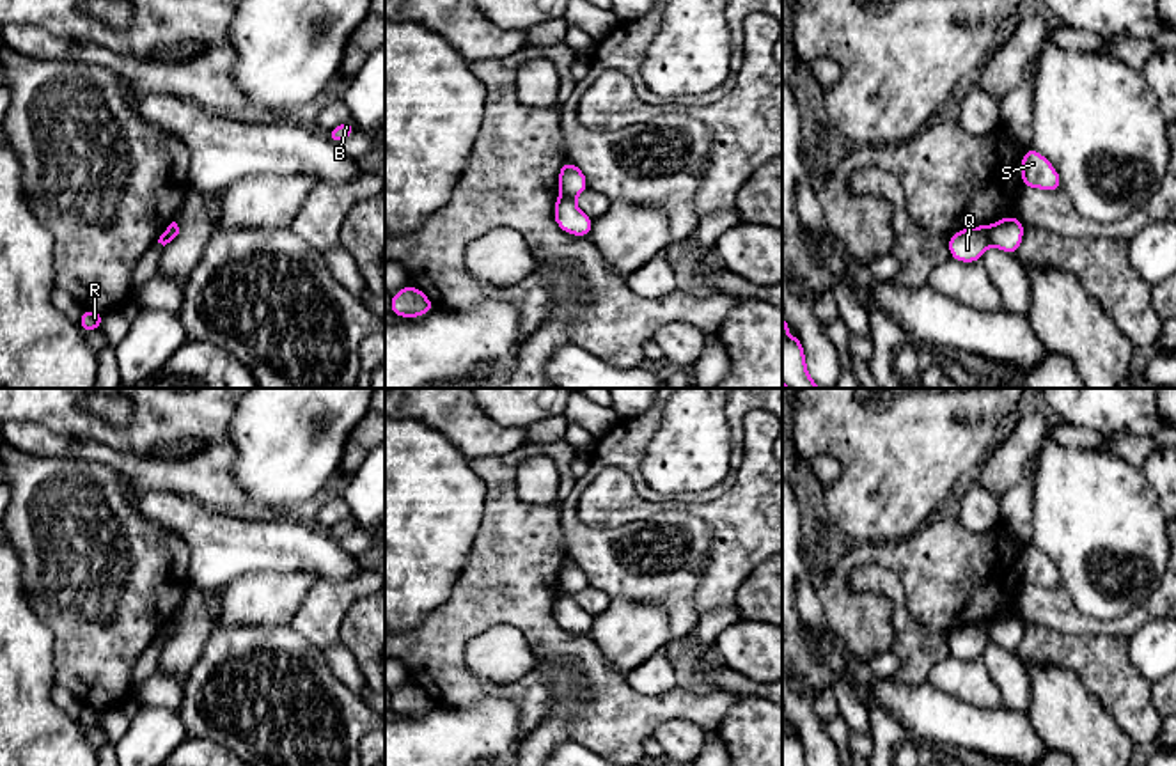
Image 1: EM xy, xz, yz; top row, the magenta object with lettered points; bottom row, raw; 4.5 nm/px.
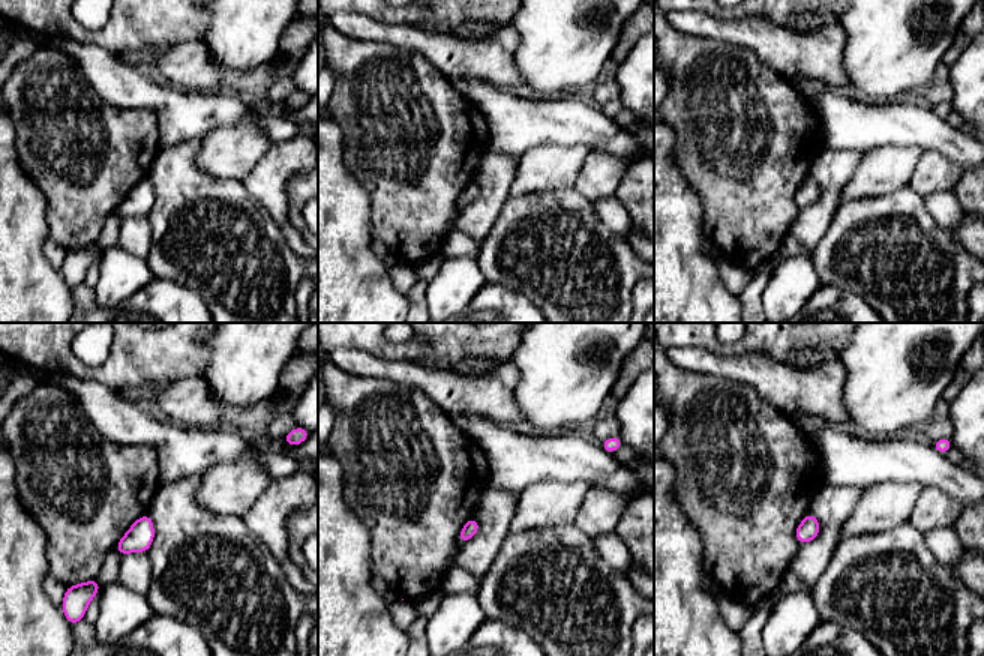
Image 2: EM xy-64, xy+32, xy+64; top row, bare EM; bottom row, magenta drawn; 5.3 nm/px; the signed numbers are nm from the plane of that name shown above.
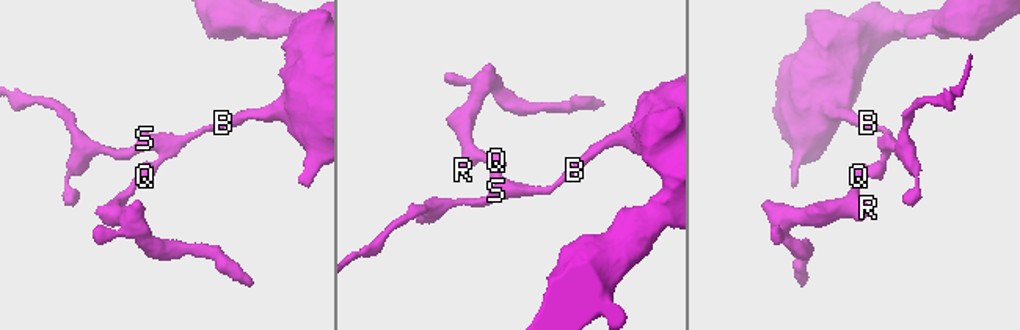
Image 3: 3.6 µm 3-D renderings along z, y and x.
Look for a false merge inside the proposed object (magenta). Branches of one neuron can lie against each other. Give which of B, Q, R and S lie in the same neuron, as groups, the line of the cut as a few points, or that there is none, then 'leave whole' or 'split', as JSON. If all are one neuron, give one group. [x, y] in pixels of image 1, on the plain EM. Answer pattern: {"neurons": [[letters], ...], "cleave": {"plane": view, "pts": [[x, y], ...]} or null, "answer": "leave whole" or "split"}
{"neurons": [["B", "S"], ["Q", "R"]], "cleave": {"plane": "yz", "pts": [[987, 625], [990, 639]]}, "answer": "split"}

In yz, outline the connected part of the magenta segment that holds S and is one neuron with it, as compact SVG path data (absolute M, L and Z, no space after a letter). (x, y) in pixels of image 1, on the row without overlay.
M1034 544L1023 548L1020 567L1023 585L1041 585L1047 589L1062 587L1059 569Z

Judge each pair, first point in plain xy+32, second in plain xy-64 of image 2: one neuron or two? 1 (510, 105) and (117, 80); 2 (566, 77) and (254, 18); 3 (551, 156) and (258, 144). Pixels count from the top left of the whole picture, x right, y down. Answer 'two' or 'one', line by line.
1: one
2: one
3: one

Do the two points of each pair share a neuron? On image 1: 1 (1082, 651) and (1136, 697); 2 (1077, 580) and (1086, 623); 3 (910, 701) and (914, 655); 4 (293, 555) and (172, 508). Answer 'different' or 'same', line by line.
1: same
2: different
3: different
4: same

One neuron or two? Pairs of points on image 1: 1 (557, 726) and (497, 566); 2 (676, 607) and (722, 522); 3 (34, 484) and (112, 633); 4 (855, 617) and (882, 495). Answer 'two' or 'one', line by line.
1: two
2: two
3: one
4: two

